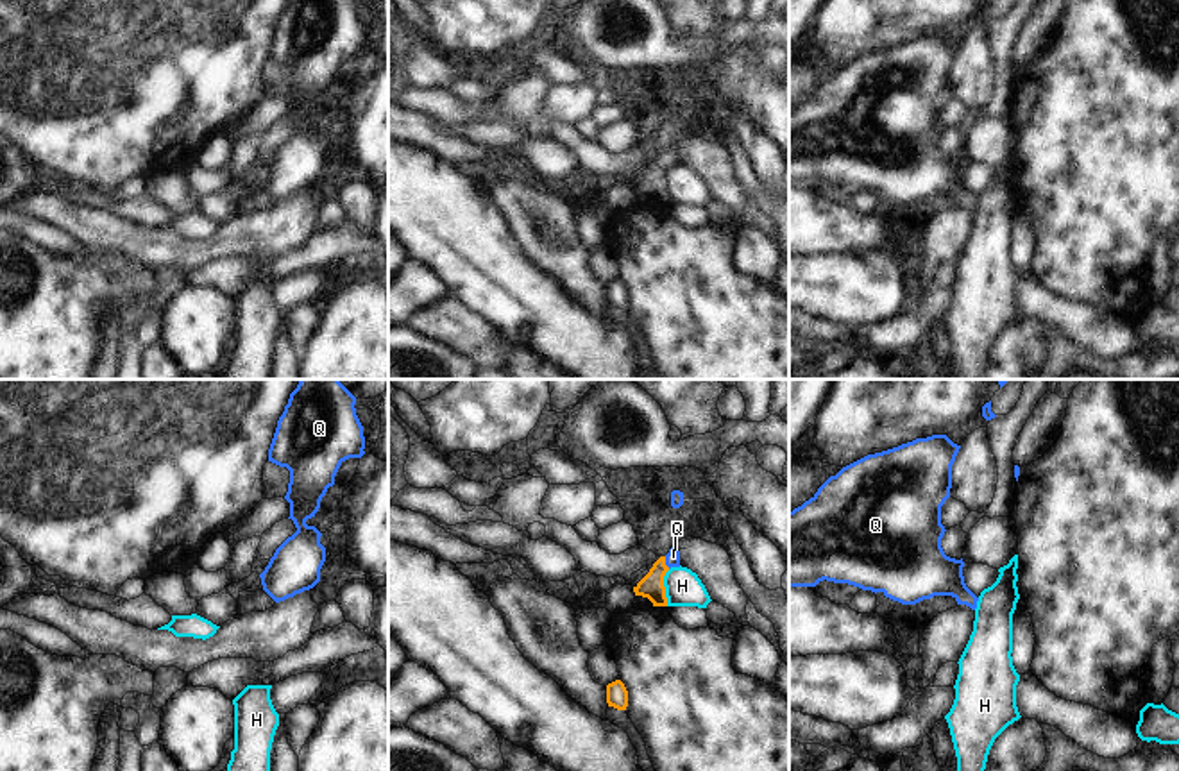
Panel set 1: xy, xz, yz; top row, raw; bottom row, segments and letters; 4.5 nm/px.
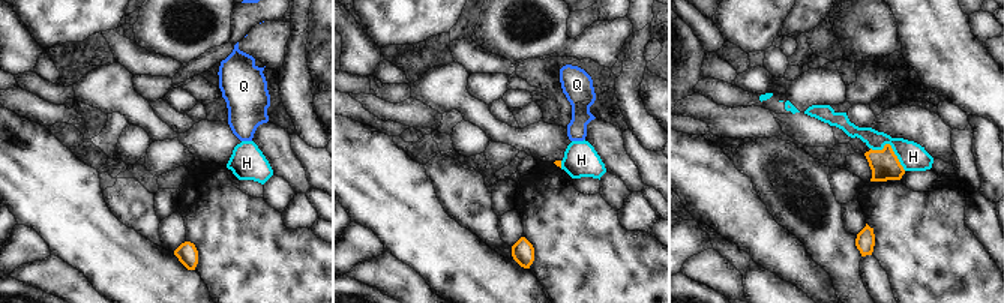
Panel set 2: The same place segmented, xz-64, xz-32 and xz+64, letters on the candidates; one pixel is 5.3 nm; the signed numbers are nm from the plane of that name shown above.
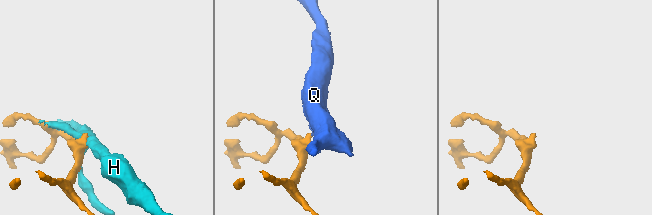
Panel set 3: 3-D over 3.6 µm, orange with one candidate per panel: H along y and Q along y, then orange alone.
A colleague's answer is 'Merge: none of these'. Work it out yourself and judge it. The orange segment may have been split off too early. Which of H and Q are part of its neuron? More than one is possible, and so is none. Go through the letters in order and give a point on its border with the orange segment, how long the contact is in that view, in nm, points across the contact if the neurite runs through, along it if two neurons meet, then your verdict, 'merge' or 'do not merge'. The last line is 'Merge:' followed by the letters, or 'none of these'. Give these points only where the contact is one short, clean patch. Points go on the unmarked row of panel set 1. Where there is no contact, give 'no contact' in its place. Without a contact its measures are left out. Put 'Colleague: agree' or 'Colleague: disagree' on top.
Colleague: disagree
H: xz (664, 186) | 170 nm | do not merge
Q: xz (664, 161) | 60 nm | across xz (652, 185), (664, 161), (673, 156) | merge
Merge: Q

